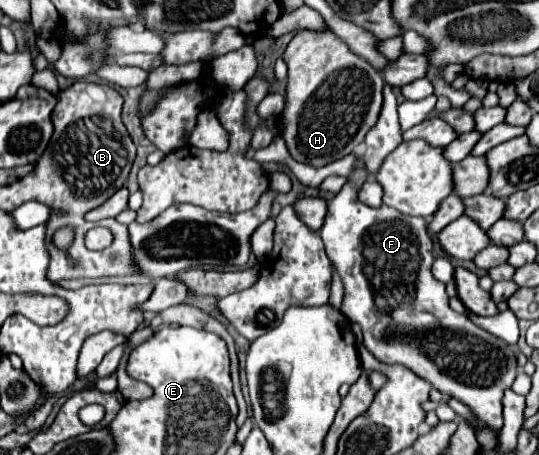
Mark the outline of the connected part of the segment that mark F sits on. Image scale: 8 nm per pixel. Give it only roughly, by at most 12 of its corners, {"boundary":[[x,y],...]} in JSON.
{"boundary":[[357,200],[319,234],[341,312],[401,364],[503,428],[503,340],[449,308],[427,222]]}

